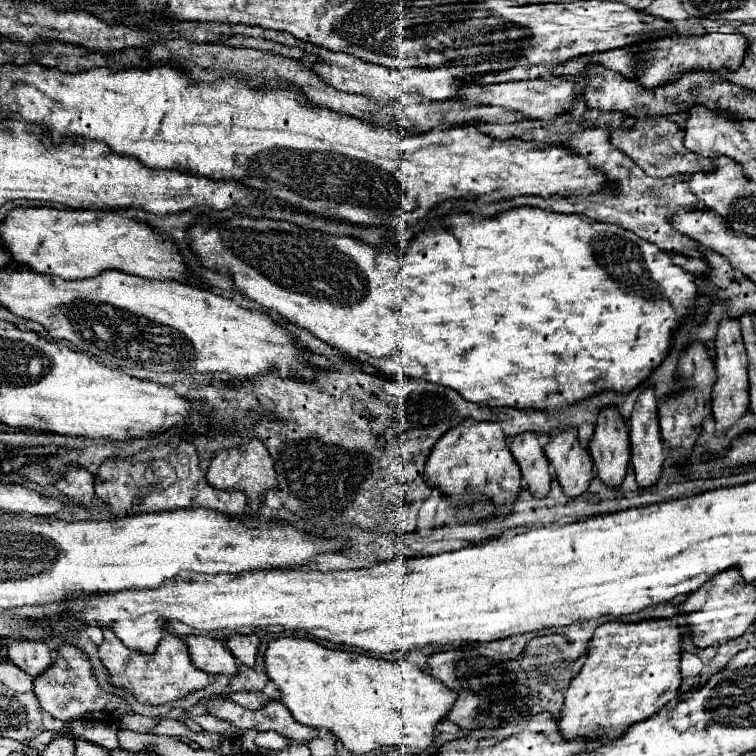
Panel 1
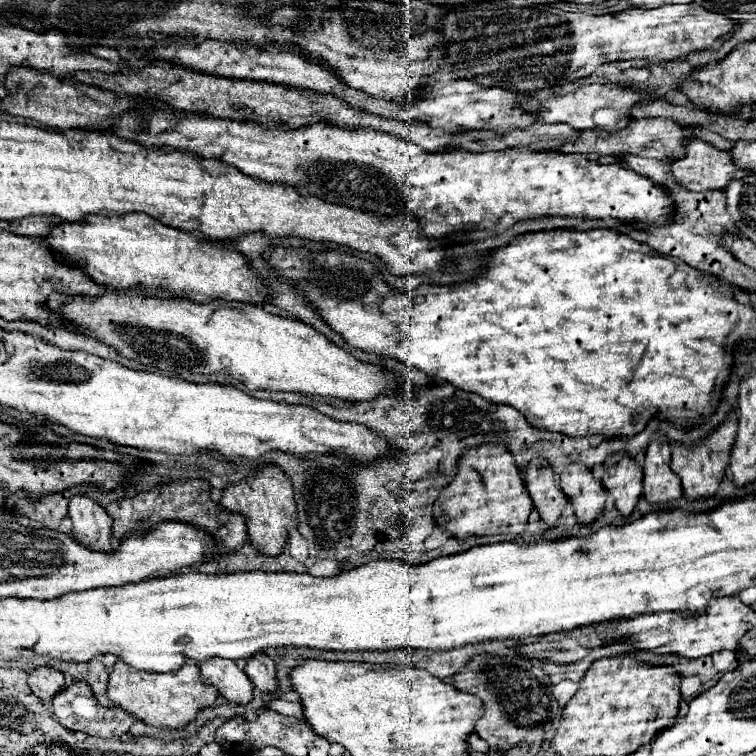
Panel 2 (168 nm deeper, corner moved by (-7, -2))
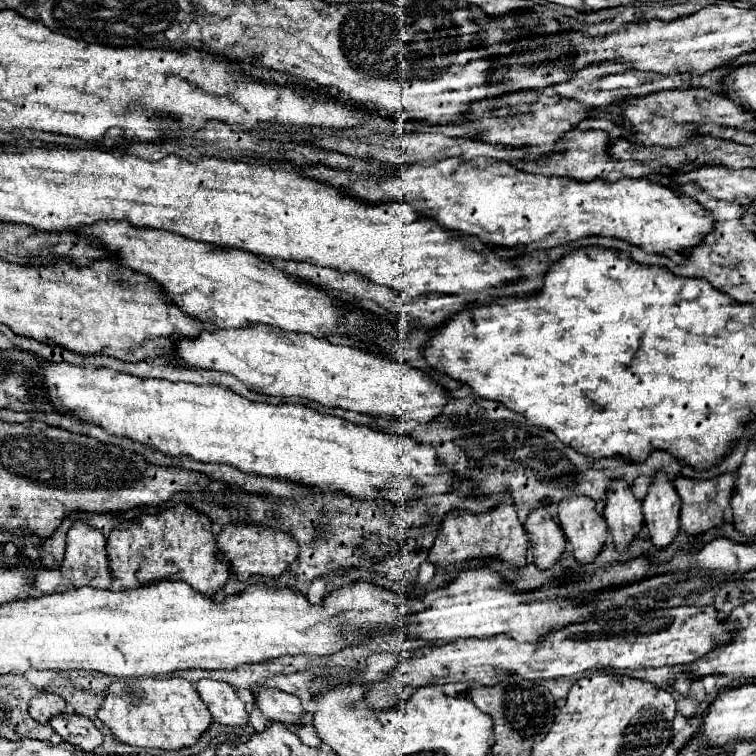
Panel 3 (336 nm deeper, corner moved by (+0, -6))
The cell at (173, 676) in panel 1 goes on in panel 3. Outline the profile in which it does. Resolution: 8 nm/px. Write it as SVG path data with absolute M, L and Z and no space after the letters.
M177 676L115 680L105 694L105 702L97 716L111 730L115 740L131 746L161 750L181 750L195 746L201 734L213 724L211 712L193 690L193 684Z

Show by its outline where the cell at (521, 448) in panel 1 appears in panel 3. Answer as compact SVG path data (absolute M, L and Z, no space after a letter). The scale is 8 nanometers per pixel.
M539 508L529 514L525 520L525 530L533 544L533 564L539 570L553 568L561 560L567 546L565 536L559 524L549 516L549 510Z

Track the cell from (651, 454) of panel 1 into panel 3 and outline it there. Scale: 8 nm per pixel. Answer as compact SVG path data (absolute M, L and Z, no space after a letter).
M657 476L643 500L643 512L651 542L659 550L673 544L679 532L679 508L681 500L673 488L673 482L665 476Z

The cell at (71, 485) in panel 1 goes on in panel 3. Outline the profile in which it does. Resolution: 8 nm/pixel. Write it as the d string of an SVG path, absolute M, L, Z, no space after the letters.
M77 520L67 534L67 554L61 564L63 578L73 586L93 586L93 588L111 588L109 558L105 550L105 536L85 522Z

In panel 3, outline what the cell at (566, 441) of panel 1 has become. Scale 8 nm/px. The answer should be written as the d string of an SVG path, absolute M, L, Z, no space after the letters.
M571 496L559 504L559 524L579 564L591 564L607 544L607 524L587 496Z

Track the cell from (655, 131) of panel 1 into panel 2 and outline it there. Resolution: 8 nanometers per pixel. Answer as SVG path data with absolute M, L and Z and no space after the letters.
M690 138L684 142L684 150L686 154L682 158L670 160L670 174L674 176L674 180L692 190L692 192L704 192L704 190L722 190L728 186L730 180L740 180L748 174L748 170L744 168L736 168L728 156L728 152L714 148L712 144L698 140L698 138Z

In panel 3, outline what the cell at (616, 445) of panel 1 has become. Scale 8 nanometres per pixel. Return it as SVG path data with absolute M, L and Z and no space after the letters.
M623 480L611 482L605 504L605 520L613 536L613 544L619 552L625 552L643 528L641 502L633 496L629 484Z

